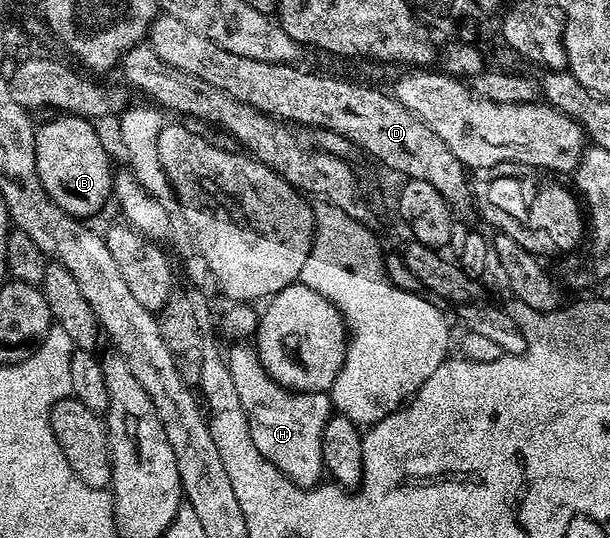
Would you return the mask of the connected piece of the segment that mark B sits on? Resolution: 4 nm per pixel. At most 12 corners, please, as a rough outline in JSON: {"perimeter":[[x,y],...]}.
{"perimeter":[[84,116],[35,131],[43,190],[67,214],[110,203],[115,169]]}

